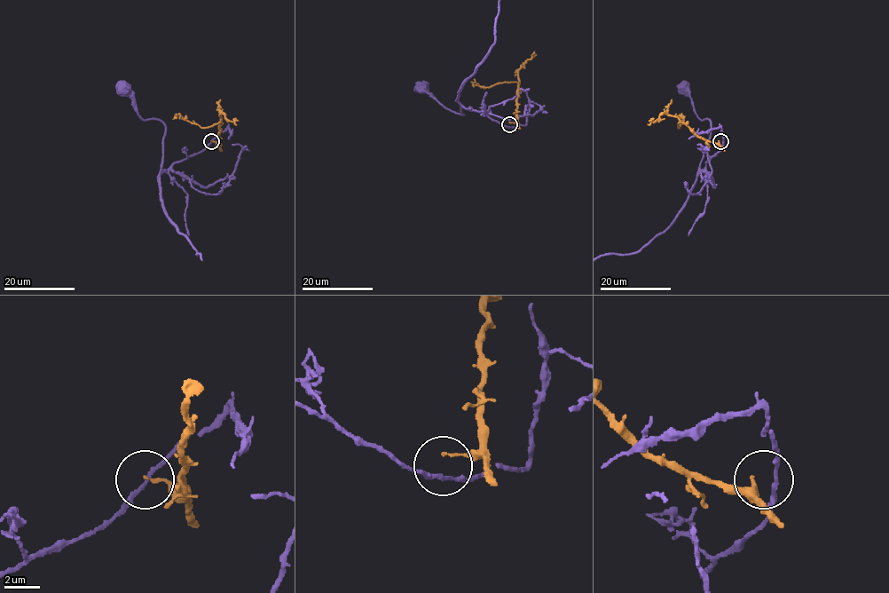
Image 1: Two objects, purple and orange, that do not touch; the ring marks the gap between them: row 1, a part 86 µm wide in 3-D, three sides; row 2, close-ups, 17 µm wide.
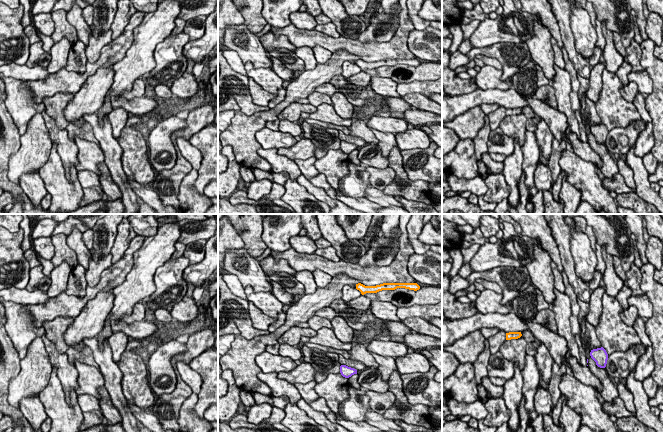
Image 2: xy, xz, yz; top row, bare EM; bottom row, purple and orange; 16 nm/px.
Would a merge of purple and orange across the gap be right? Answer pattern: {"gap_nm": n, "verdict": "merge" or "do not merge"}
{"gap_nm": 1100, "verdict": "do not merge"}

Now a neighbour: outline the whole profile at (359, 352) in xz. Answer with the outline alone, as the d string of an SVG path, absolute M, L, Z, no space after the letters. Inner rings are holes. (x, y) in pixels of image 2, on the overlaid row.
M358 343L347 352L350 355L351 360L363 363L366 366L366 368L378 368L379 366L374 357L371 355L371 353L367 351L367 346L365 344Z

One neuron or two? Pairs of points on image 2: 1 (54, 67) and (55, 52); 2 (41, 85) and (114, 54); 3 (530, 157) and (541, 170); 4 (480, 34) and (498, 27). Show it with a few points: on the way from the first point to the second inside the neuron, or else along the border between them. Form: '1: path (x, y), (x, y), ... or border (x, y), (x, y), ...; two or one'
1: path (55, 63), (55, 56); one
2: path (59, 82), (71, 82), (80, 79), (96, 65); one
3: border (539, 162), (534, 172), (534, 185), (537, 189); two
4: path (484, 34), (494, 31); one

